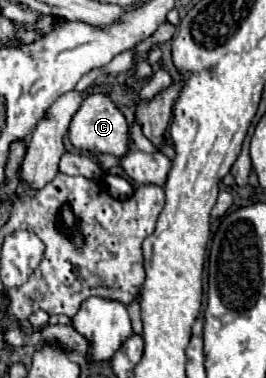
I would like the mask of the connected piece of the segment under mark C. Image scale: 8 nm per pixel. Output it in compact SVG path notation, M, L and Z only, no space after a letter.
M104 94L86 96L80 110L72 118L68 138L70 138L72 146L76 146L82 152L90 152L92 156L96 156L96 154L112 154L116 158L124 158L134 146L134 142L130 138L130 124L126 122L126 116Z

